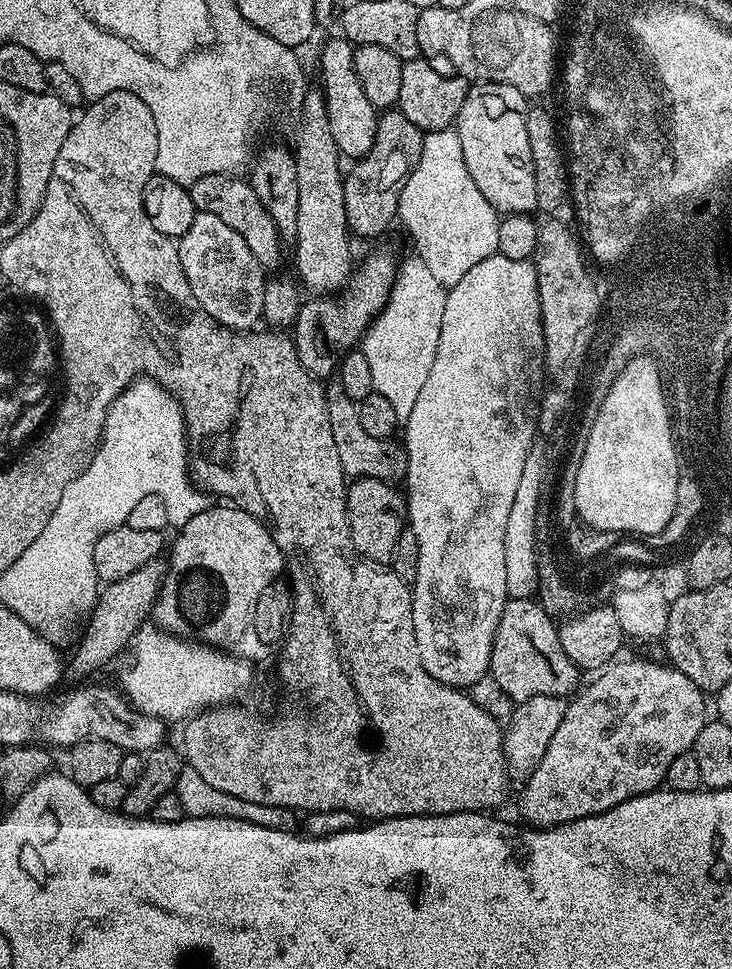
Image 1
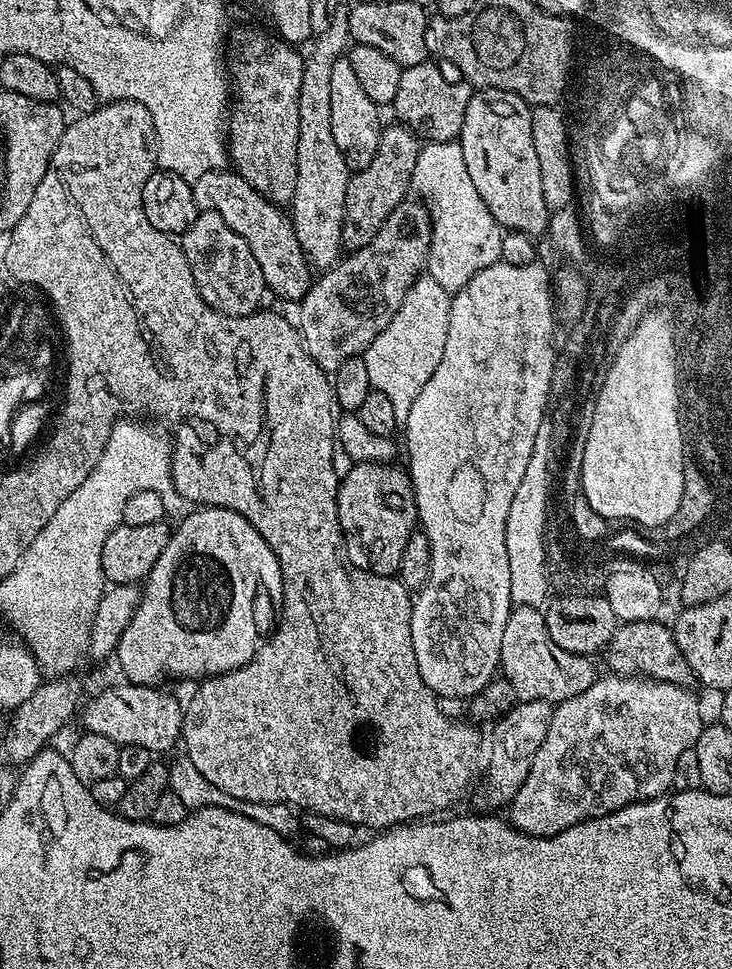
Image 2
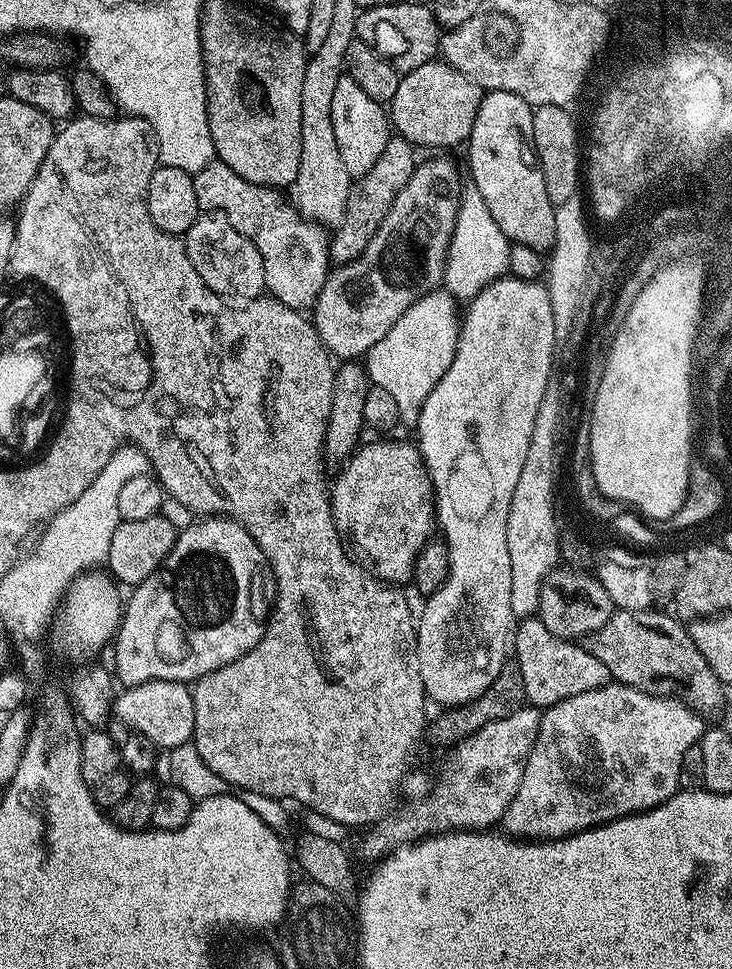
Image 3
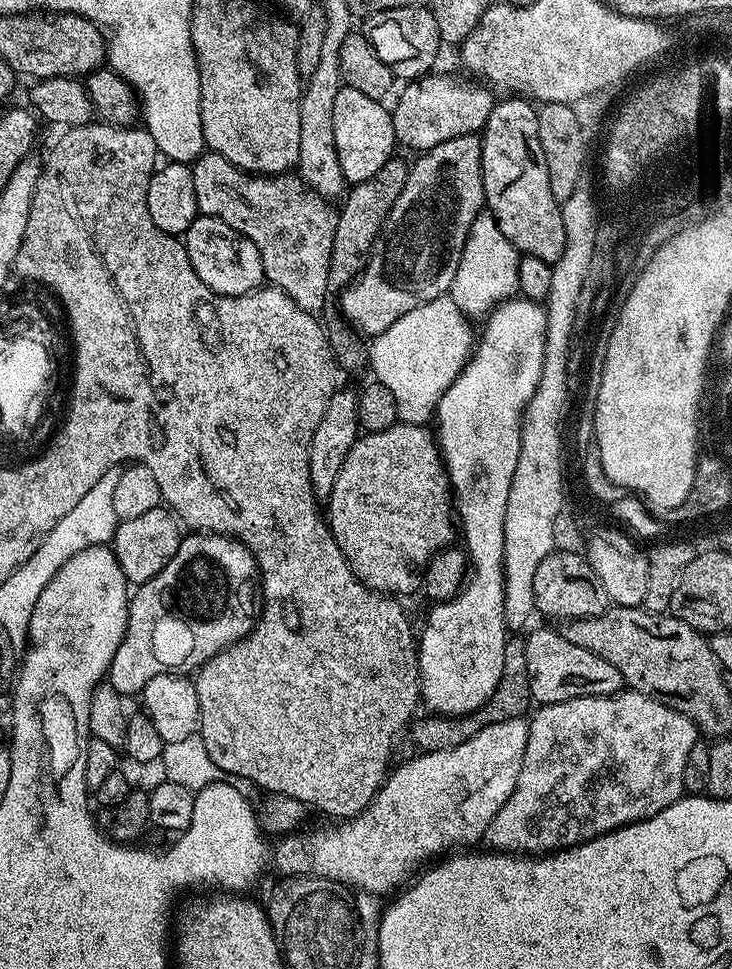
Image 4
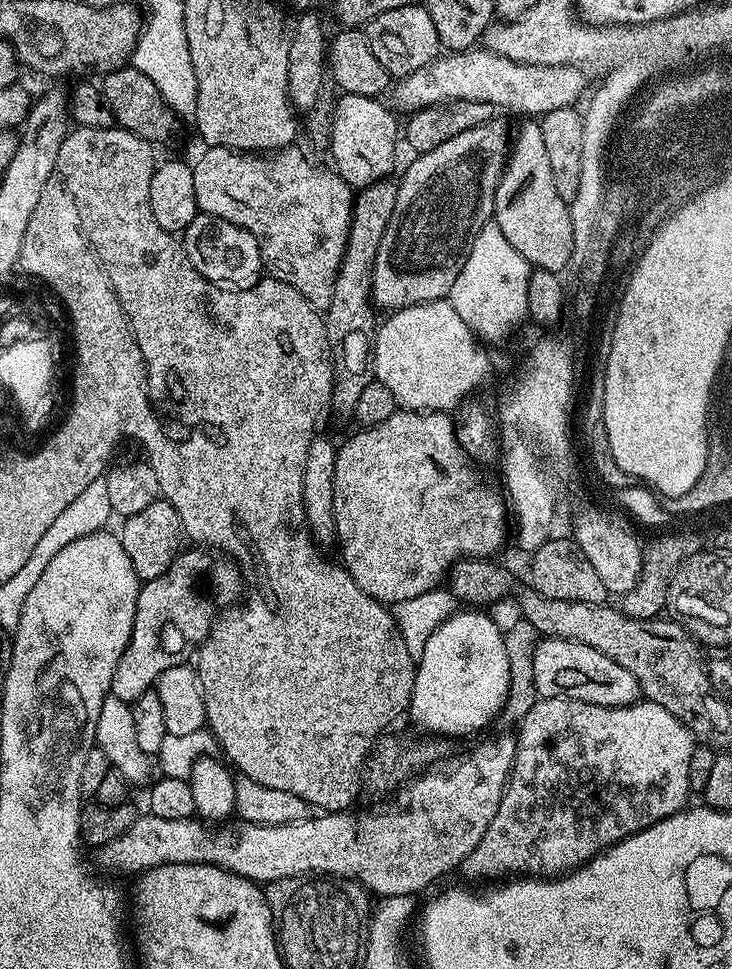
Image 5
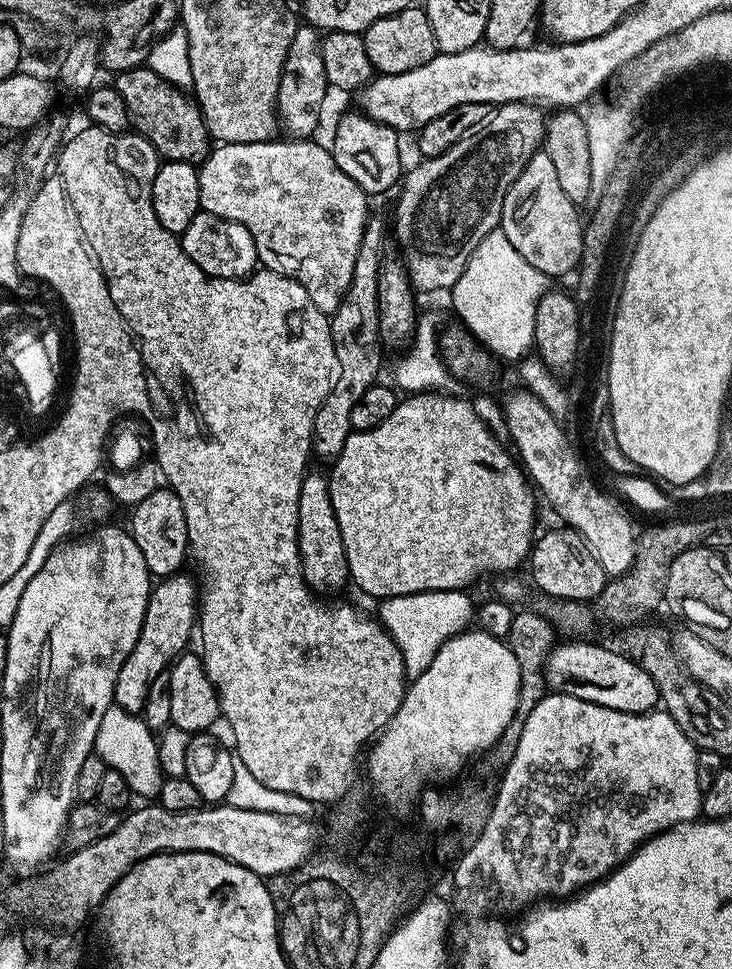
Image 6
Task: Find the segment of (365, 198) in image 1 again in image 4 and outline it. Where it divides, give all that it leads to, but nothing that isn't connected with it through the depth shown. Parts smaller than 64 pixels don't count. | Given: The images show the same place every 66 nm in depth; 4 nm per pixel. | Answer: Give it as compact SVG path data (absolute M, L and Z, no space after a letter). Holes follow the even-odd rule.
M393 158L378 170L378 174L366 178L366 182L358 182L347 189L342 203L339 205L334 232L334 246L330 254L330 274L328 287L332 290L343 290L353 283L364 270L364 264L372 252L374 242L380 237L382 226L398 198L402 194L402 186L406 186L409 165L403 164L399 158Z

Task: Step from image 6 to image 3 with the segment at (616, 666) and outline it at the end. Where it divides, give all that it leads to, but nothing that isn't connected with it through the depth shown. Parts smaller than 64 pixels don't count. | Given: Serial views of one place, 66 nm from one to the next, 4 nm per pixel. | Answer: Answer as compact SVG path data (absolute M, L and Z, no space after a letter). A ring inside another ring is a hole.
M521 619L515 625L514 640L515 636L514 661L521 670L525 698L529 705L543 710L566 698L574 698L574 694L586 694L586 690L598 690L603 684L609 683L606 662L598 662L598 658L594 658L594 654L590 654L587 647L550 634L543 620Z

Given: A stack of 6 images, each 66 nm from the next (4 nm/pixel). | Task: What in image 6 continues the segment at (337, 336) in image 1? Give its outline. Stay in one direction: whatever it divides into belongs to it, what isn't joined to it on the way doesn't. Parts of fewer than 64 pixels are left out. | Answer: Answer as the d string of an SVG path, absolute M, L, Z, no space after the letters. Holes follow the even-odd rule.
M535 104L499 105L485 123L450 146L450 150L421 159L421 164L409 176L407 173L403 177L400 201L396 204L396 240L400 243L398 256L408 272L408 283L417 293L452 289L458 278L462 278L462 270L478 242L499 229L506 190L510 190L514 178L522 174L528 159L543 145L545 123L543 107Z

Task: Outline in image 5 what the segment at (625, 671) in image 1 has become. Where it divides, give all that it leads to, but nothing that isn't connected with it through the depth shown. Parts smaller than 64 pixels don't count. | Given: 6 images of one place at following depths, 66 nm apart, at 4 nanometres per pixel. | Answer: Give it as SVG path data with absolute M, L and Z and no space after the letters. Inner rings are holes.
M565 696L550 698L549 700L540 698L536 705L533 706L533 709L530 710L529 714L527 714L526 718L518 725L518 735L516 736L516 758L514 760L514 766L512 767L512 777L508 779L508 785L504 791L504 797L498 806L498 814L494 814L494 822L490 822L490 830L486 830L486 834L482 834L482 842L478 842L478 846L474 846L474 850L466 857L466 859L464 859L462 872L465 872L468 876L481 876L481 878L484 879L484 882L492 882L497 878L512 878L515 876L520 878L532 878L535 877L537 873L543 874L548 878L555 878L557 876L563 876L565 872L580 868L585 862L587 862L587 860L592 860L597 854L599 854L599 852L606 851L620 840L624 840L628 836L633 836L636 832L641 832L644 828L649 828L651 824L657 824L658 821L670 818L674 814L683 812L689 807L690 801L688 801L688 796L690 797L690 793L692 792L692 787L690 786L690 754L692 753L693 747L694 741L690 734L690 730L686 730L686 726L682 726L682 722L678 722L678 718L674 718L674 714L670 714L670 710L658 706L655 702L647 698L641 699L639 702L631 704L630 706L622 706L621 708L594 706L590 702L568 700Z

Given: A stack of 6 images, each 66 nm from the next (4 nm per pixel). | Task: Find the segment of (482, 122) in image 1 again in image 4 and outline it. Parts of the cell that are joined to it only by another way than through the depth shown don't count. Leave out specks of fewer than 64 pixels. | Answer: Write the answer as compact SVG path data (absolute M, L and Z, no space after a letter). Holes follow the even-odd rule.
M497 99L482 129L480 165L484 183L484 203L487 211L495 218L498 230L506 234L506 238L515 246L517 252L525 256L542 258L547 264L553 265L566 244L560 204L554 198L554 194L550 194L550 178L546 174L546 162L542 154L542 146L538 142L536 108L527 99L516 99L520 100Z

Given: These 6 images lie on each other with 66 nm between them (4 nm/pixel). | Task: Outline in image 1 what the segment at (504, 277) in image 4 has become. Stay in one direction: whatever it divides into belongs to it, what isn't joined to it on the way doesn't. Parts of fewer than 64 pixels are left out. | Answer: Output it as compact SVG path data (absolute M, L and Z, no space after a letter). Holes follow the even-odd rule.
M455 127L425 132L422 158L418 158L418 166L412 168L412 173L404 183L396 215L399 223L404 223L409 238L416 243L415 255L426 262L430 274L434 274L434 278L438 278L438 282L445 286L462 282L462 274L466 274L466 270L478 266L482 258L497 255L498 213L490 206L490 202L486 202L486 198L482 198L482 190L474 186L474 178L470 178L470 170L466 170L466 162L462 158L462 142L458 142Z

